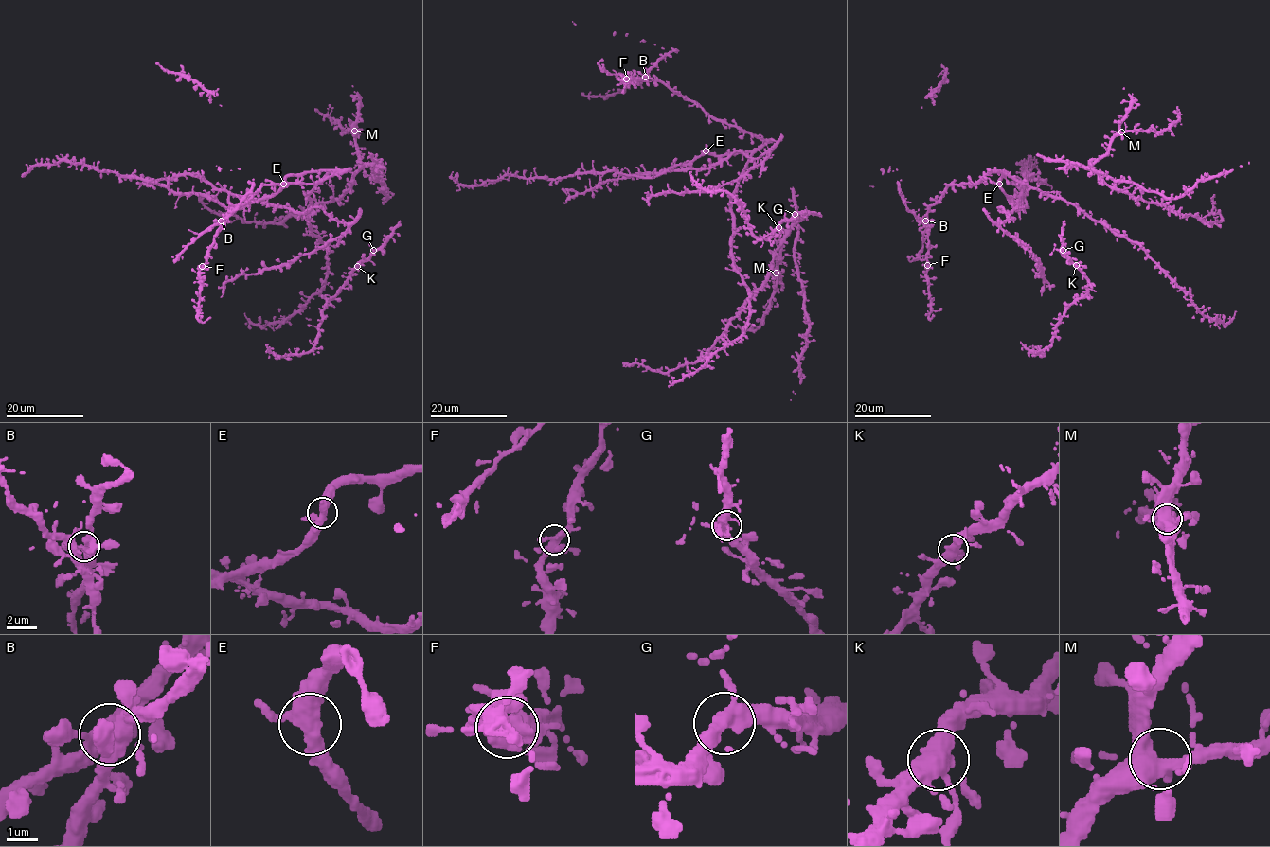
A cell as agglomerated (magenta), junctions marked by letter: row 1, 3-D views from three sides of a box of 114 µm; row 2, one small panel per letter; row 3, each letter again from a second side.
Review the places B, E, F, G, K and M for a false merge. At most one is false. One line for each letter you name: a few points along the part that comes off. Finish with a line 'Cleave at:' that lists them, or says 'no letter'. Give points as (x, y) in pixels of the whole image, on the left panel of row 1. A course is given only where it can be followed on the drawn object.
Cleave at: no letter

